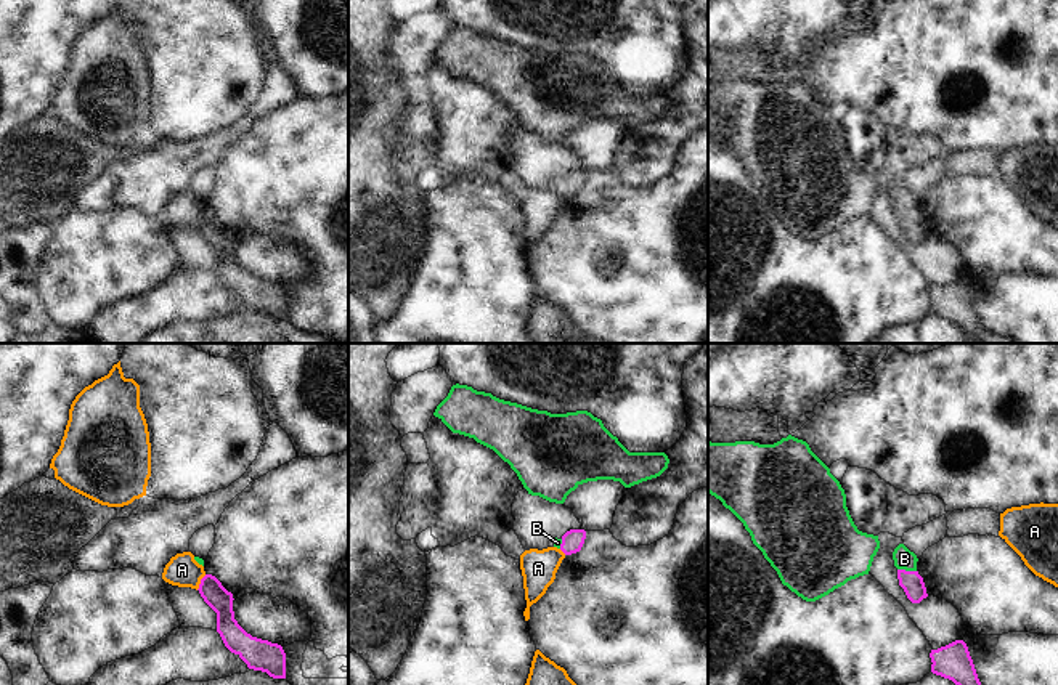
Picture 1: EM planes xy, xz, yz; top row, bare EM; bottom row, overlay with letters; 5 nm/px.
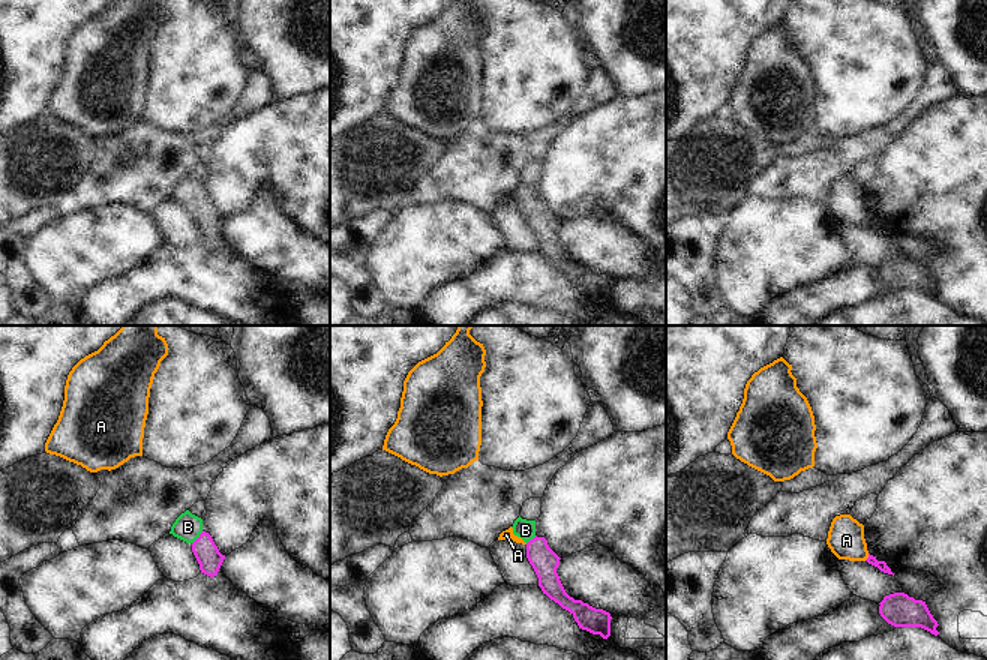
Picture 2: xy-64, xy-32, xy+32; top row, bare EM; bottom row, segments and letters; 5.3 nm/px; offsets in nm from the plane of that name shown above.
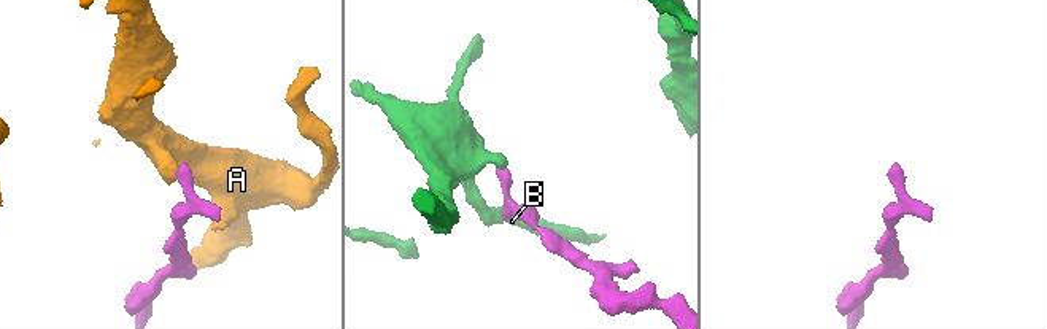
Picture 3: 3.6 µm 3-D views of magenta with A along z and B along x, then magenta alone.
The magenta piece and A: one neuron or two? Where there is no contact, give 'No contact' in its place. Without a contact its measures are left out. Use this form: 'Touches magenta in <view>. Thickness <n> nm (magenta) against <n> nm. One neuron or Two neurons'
Touches magenta in xy. Thickness 120 nm (magenta) against 160 nm. Two neurons

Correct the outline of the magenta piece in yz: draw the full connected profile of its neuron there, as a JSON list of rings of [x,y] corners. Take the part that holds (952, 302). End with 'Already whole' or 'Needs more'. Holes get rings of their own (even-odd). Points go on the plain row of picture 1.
[[[955,281],[938,290],[931,290],[930,298],[933,314],[952,321],[968,335],[981,337],[984,343],[1015,343],[1003,335],[981,329],[973,300],[963,281]]]. Already whole

